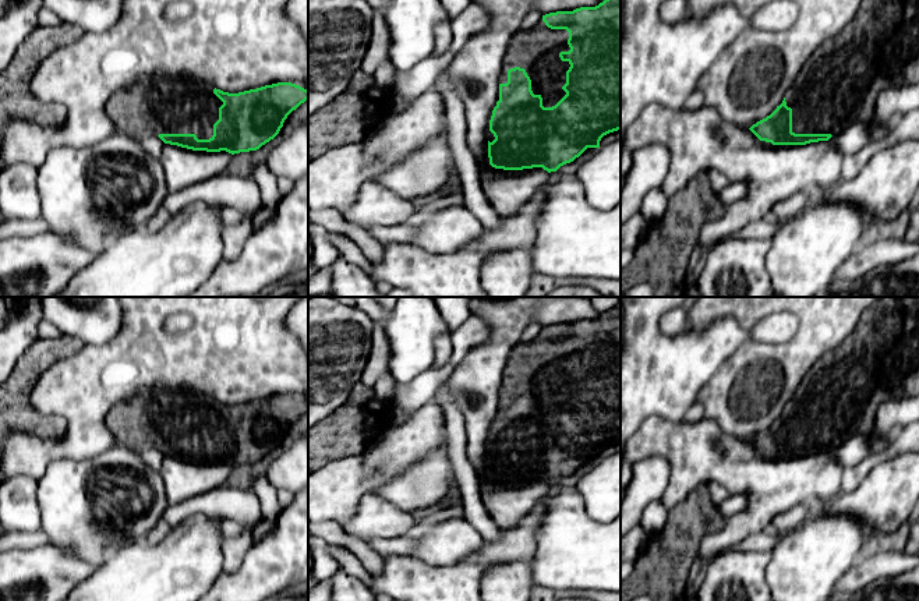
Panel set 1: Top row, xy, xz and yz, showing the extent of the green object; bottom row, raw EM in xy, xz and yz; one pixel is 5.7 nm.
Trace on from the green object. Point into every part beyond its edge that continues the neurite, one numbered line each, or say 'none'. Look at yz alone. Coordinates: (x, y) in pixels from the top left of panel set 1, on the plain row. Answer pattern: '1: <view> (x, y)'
1: yz (840, 396)

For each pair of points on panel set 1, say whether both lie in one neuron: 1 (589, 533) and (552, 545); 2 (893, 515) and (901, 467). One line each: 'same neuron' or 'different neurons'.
1: same neuron
2: same neuron

